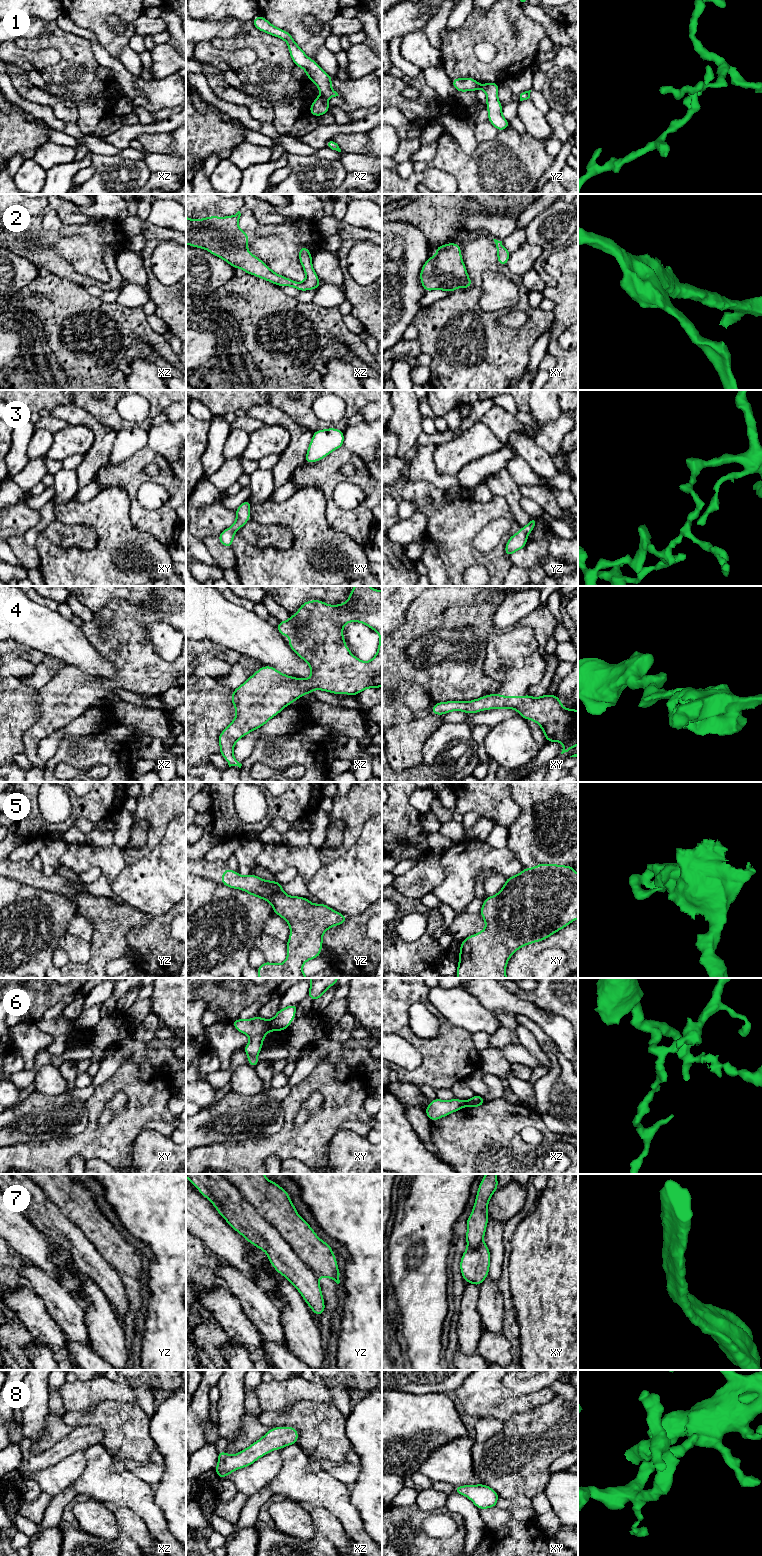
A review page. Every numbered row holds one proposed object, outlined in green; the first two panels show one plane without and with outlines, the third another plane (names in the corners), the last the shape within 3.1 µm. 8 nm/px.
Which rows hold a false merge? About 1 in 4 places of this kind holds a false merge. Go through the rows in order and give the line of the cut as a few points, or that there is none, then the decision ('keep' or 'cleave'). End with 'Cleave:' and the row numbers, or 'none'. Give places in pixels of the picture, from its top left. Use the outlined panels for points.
1: xz (320, 95), (326, 98) | cleave
2: no cut | keep
3: no cut | keep
4: no cut | keep
5: no cut | keep
6: xy (269, 1020), (269, 1028), (271, 1030) | cleave
7: no cut | keep
8: no cut | keep
Cleave: 1, 6

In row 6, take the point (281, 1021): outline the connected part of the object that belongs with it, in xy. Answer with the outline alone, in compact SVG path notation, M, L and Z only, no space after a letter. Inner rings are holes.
M298 1004L279 1009L277 1014L270 1020L270 1030L280 1032L287 1029L290 1023L294 1021L297 1009Z

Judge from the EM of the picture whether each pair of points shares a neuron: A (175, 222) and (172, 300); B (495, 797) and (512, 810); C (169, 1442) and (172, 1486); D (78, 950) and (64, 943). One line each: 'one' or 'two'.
A: two
B: one
C: one
D: one

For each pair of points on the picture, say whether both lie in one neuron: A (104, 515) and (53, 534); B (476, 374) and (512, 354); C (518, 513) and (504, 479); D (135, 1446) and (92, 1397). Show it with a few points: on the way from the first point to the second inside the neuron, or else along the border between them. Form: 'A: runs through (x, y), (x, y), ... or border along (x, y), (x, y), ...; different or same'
A: border along (58, 520), (85, 524), (94, 530), (98, 540); different
B: runs through (485, 366), (490, 366), (503, 356); same
C: runs through (515, 505), (513, 495), (506, 487); same
D: border along (120, 1400), (102, 1400), (87, 1412), (75, 1411); different

